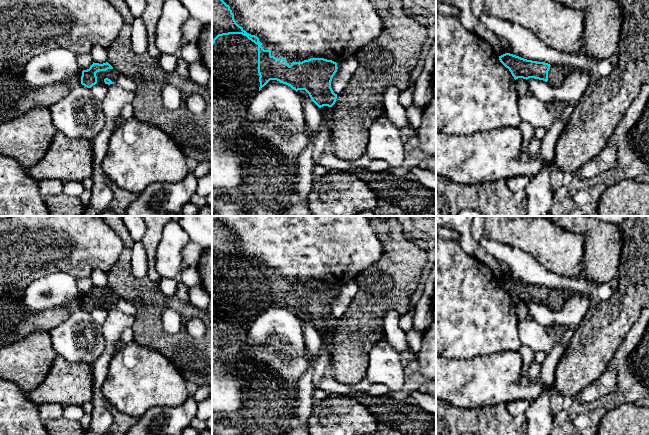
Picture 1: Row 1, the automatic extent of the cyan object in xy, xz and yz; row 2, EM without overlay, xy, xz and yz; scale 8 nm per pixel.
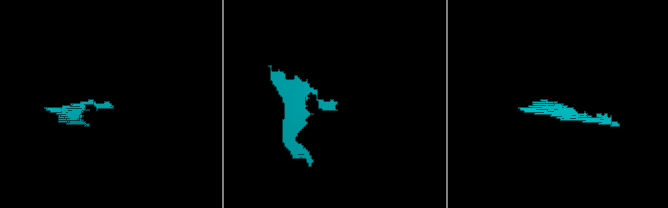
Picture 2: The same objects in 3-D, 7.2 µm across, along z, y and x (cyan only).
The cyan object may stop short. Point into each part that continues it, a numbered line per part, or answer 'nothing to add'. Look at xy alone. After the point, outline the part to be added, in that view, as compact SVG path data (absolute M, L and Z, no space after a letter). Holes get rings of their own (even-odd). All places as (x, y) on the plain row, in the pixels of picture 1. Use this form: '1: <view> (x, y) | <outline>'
1: xy (112, 298) | M114 292L108 293L106 295L99 295L96 297L97 307L105 308L104 306L105 302L110 303L113 307L115 307L119 299L120 297Z

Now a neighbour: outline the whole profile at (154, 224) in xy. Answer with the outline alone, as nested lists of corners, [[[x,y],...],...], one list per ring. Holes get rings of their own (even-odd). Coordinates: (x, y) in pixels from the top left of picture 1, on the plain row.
[[[141,216],[146,225],[146,231],[141,239],[147,253],[148,273],[147,277],[158,283],[161,280],[156,271],[157,247],[163,236],[164,227],[172,220],[172,216]]]

